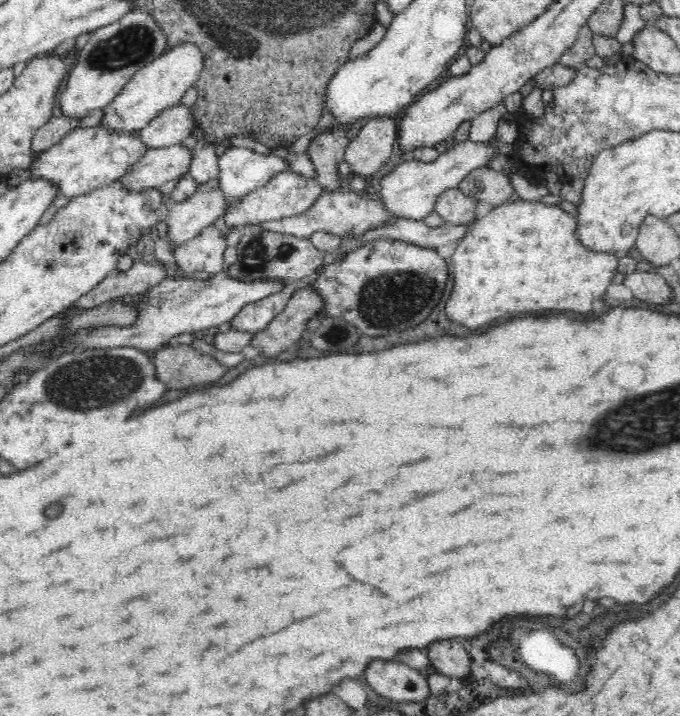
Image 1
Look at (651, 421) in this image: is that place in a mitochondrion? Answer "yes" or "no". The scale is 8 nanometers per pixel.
yes

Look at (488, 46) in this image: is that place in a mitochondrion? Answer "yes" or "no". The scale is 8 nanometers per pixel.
no

